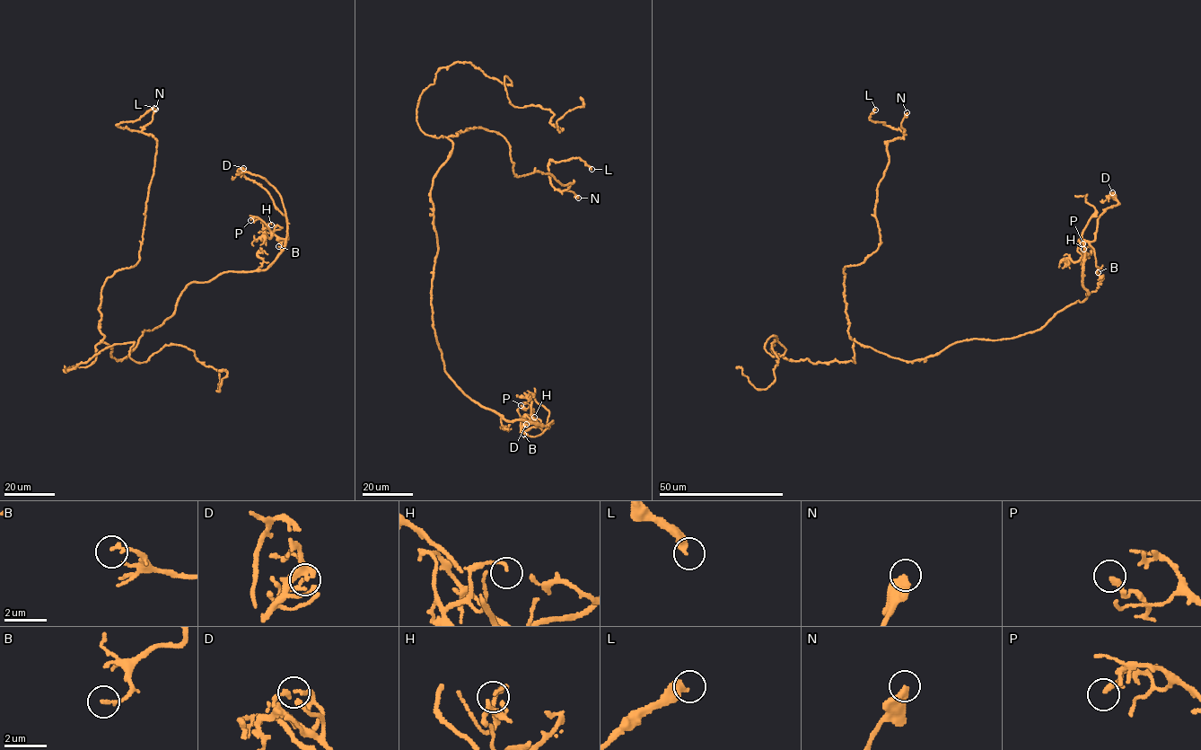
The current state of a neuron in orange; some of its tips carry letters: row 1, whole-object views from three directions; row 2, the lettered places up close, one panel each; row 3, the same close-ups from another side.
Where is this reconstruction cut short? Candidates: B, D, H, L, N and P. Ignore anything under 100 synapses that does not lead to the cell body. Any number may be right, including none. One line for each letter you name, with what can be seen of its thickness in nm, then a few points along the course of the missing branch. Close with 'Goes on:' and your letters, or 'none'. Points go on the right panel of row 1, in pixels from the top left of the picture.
Goes on: none

